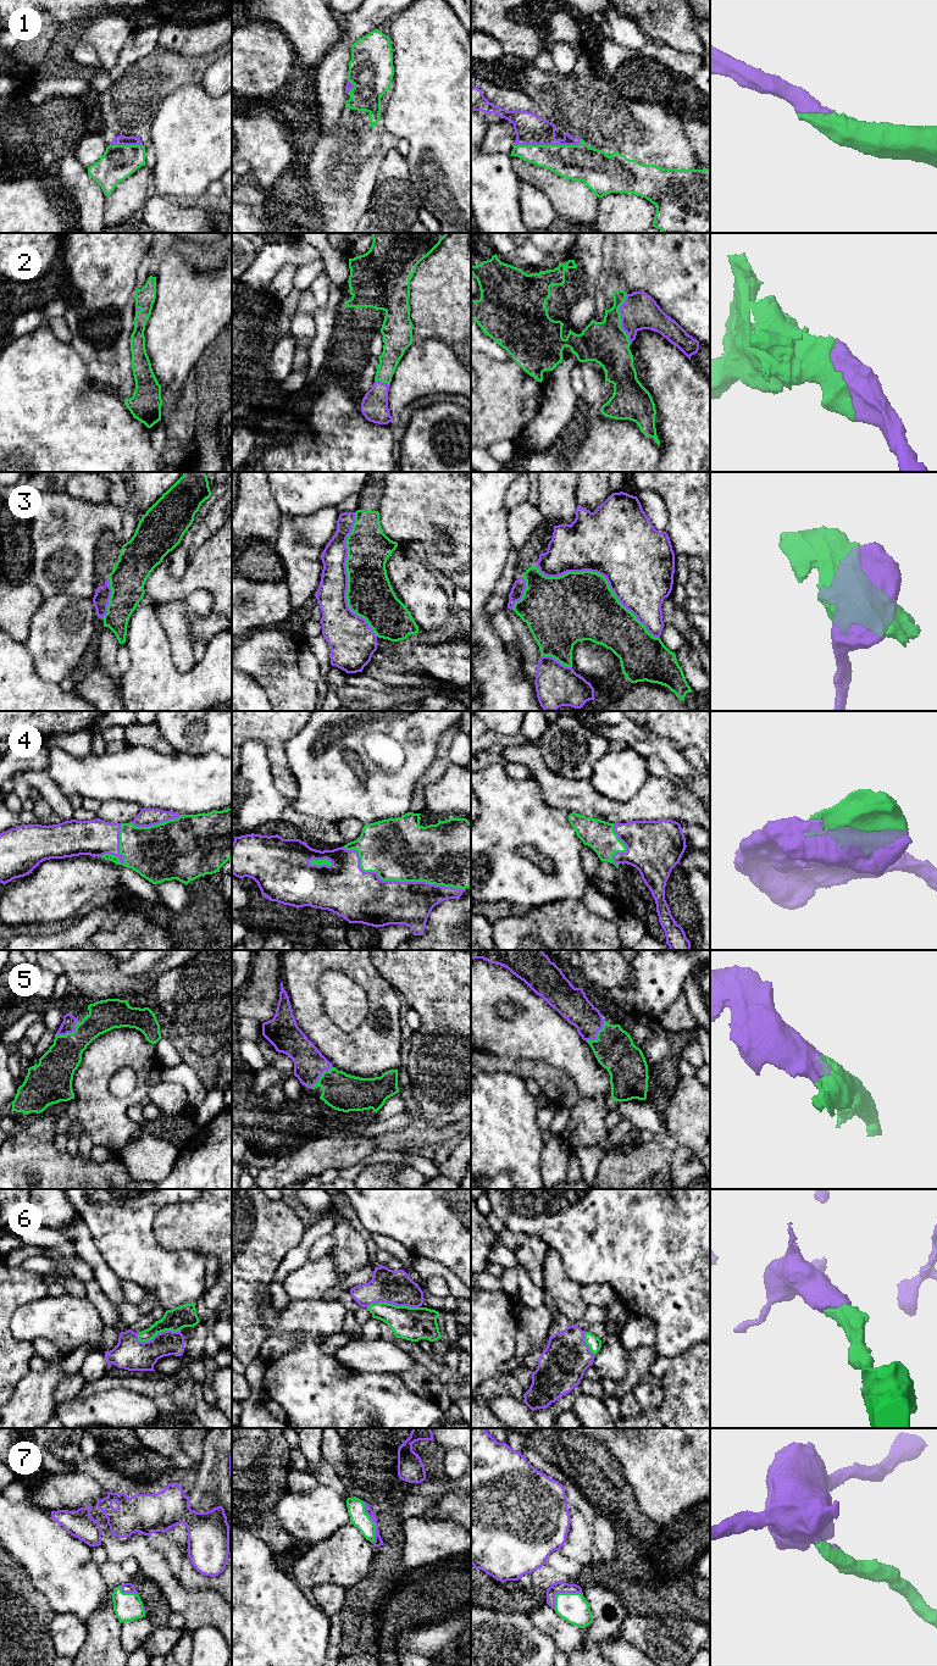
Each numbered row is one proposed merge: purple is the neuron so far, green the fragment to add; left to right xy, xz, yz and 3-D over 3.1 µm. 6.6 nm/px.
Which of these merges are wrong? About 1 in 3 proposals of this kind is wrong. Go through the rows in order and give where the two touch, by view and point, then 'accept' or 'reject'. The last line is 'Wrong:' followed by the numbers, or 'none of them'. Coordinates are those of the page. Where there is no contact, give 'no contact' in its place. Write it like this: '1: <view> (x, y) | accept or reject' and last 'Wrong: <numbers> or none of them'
1: yz (548, 144) | accept
2: yz (621, 318) | accept
3: yz (602, 575) | reject
4: xz (395, 881) | accept
5: yz (597, 1033) | accept
6: xz (393, 1304) | accept
7: xz (372, 1520) | accept
Wrong: 3

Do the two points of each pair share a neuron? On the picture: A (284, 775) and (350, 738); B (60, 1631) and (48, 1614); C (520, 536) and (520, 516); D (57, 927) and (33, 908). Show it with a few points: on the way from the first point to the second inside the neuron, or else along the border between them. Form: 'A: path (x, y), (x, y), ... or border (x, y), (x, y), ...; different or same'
A: border (284, 743), (298, 787), (292, 800); different
B: border (56, 1614), (50, 1623), (50, 1638), (54, 1648); different
C: path (520, 531), (520, 521); same
D: border (76, 912), (56, 921), (26, 922), (23, 925); different

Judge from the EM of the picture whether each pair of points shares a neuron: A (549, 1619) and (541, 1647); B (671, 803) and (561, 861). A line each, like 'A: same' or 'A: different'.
A: different
B: different

